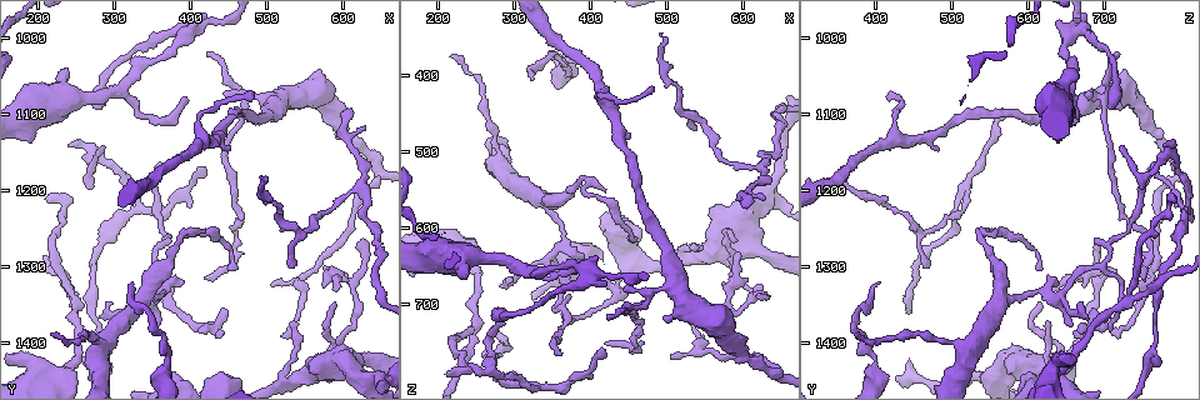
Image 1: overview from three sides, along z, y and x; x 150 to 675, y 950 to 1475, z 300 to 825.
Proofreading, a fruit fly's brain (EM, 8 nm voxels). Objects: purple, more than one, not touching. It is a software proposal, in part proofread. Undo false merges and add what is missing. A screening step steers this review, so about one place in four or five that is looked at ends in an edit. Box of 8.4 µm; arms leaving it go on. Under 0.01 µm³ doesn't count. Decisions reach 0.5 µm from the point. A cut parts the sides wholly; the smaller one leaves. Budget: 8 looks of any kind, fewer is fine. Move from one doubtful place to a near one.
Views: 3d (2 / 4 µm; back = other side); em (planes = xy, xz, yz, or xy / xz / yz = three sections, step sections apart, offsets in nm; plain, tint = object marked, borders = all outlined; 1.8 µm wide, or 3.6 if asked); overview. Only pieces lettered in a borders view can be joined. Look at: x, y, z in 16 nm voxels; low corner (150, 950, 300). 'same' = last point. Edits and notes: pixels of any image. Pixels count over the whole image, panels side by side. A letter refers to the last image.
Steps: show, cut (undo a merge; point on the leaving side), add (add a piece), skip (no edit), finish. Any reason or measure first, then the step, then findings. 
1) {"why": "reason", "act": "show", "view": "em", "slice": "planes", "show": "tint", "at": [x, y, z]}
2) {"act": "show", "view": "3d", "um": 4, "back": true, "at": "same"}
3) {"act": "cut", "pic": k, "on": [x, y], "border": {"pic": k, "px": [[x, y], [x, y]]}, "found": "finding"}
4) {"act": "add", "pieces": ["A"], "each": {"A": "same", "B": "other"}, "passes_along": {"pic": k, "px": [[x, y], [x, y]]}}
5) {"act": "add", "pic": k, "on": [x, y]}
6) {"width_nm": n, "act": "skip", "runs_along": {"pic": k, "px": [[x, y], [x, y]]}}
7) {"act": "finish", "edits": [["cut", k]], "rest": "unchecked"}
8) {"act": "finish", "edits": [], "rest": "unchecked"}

{"why": "branch stops here", "act": "show", "view": "em", "slice": "xz", "step": 8, "show": "tint", "at": [505, 1325, 765]}

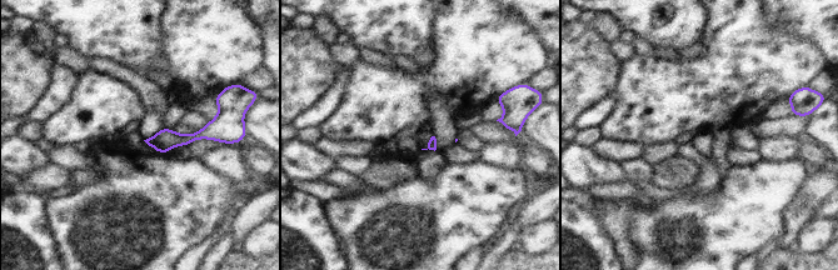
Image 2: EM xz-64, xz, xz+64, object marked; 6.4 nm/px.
{"why": "cut it another way", "act": "show", "view": "em", "slice": "planes", "show": "borders", "at": "same"}

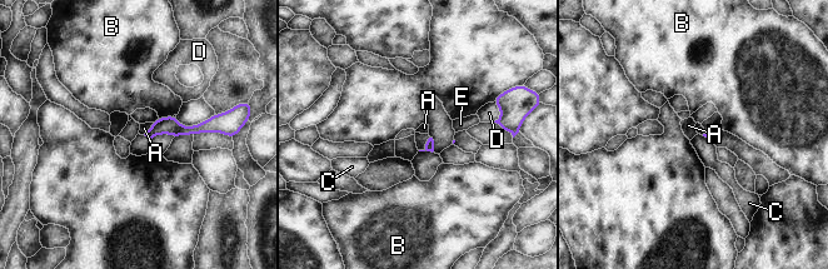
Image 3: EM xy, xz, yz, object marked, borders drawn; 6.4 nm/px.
{"act": "skip", "each": {"A": "other", "B": "other", "C": "other", "D": "other", "E": "other"}, "border": {"pic": 3, "px": [[429, 137], [425, 147], [419, 150]]}, "found": "none of them fits"}

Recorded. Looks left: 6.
{"why": "calibre changes", "act": "show", "view": "em", "slice": "yz", "step": 16, "show": "borders", "at": [410, 1255, 550]}

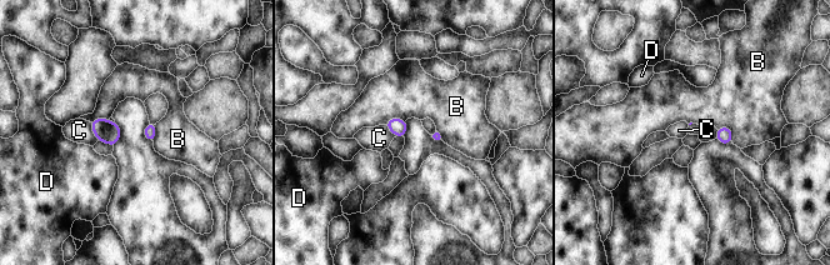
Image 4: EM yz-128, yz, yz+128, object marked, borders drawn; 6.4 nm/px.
{"longest_contact_nm": ["B", 140], "act": "skip", "each": {"B": "other", "C": "other", "D": "other"}, "found": "all the same neuron"}

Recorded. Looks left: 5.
{"why": "branch point", "act": "show", "view": "em", "slice": "xz", "step": 4, "show": "tint", "at": [420, 1135, 425]}

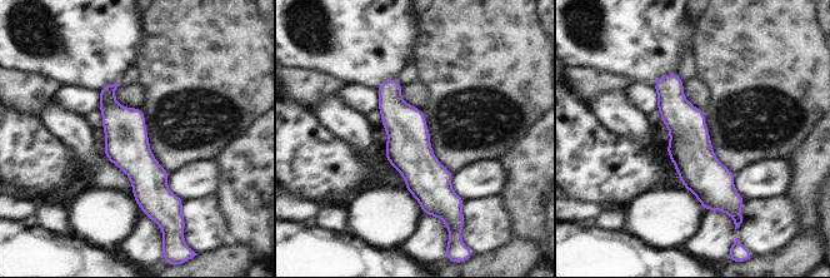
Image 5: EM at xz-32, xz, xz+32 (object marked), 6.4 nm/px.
{"act": "show", "view": "em", "slice": "planes", "show": "tint", "at": "same"}

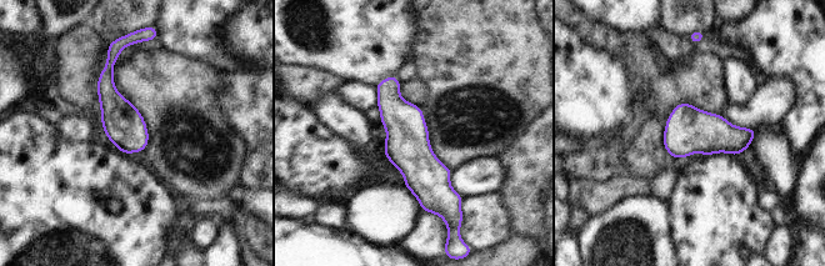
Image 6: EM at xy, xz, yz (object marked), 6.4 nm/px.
{"act": "show", "view": "em", "slice": "planes", "show": "borders", "at": "same"}

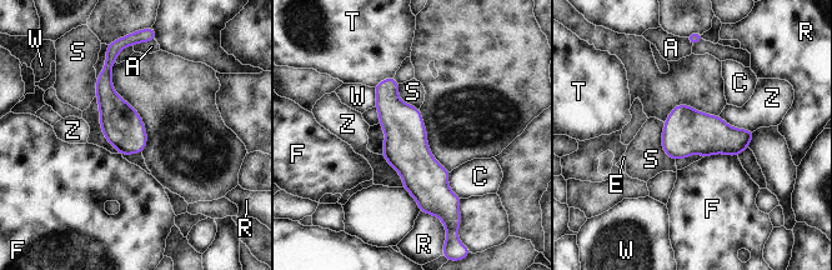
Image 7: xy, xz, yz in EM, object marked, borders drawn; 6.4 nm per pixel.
{"act": "skip", "each": {"A": "other", "C": "other", "E": "other", "F": "other", "R": "other", "S": "other", "T": "other", "W": "other", "Z": "other"}, "runs_along": {"pic": 7, "px": [[390, 80], [426, 210]]}, "found": "continuous, no second neuron"}

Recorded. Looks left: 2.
{"act": "finish", "edits": [], "rest": "unchecked"}

